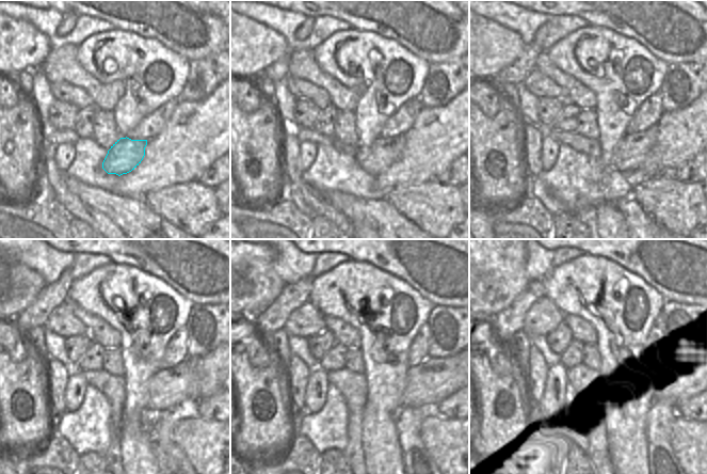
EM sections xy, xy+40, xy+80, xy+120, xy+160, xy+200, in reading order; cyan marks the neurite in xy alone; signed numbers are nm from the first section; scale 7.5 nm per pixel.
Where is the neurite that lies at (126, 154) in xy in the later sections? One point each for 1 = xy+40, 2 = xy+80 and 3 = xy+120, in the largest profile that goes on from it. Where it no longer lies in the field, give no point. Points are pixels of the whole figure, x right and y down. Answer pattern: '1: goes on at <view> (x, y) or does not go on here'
1: goes on at xy+40 (374, 159)
2: goes on at xy+80 (628, 155)
3: goes on at xy+120 (176, 388)

